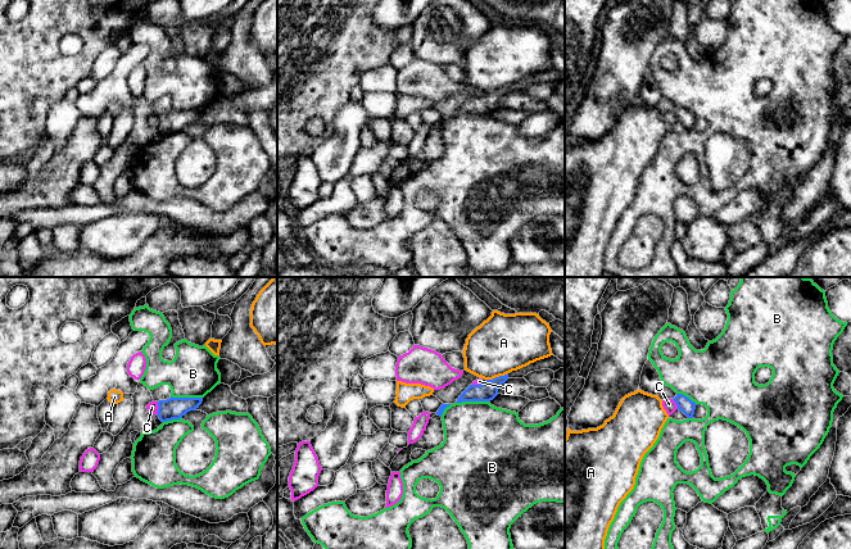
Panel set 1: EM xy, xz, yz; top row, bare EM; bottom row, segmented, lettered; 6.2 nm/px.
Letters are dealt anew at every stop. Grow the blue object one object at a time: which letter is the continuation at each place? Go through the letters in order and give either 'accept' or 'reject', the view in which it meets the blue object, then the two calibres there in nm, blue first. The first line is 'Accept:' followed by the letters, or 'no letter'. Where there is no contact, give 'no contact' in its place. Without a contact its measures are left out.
Accept: no letter
A: reject | xz | 120/360 nm
B: reject | xz | 120/460 nm
C: reject | xy | 140/70 nm

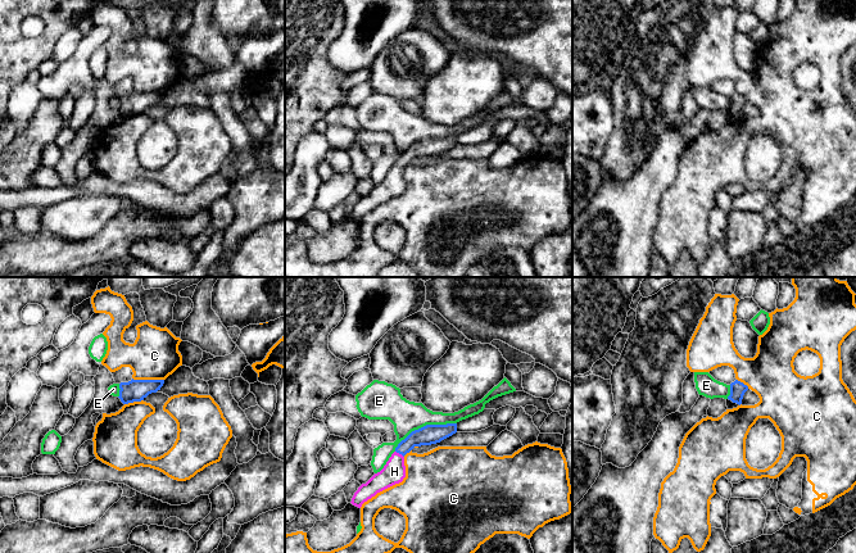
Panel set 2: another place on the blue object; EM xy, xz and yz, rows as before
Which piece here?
Accept: H
C: reject | xy | 140/300 nm
E: reject | xz | 130/200 nm
H: accept | xz | 130/140 nm

